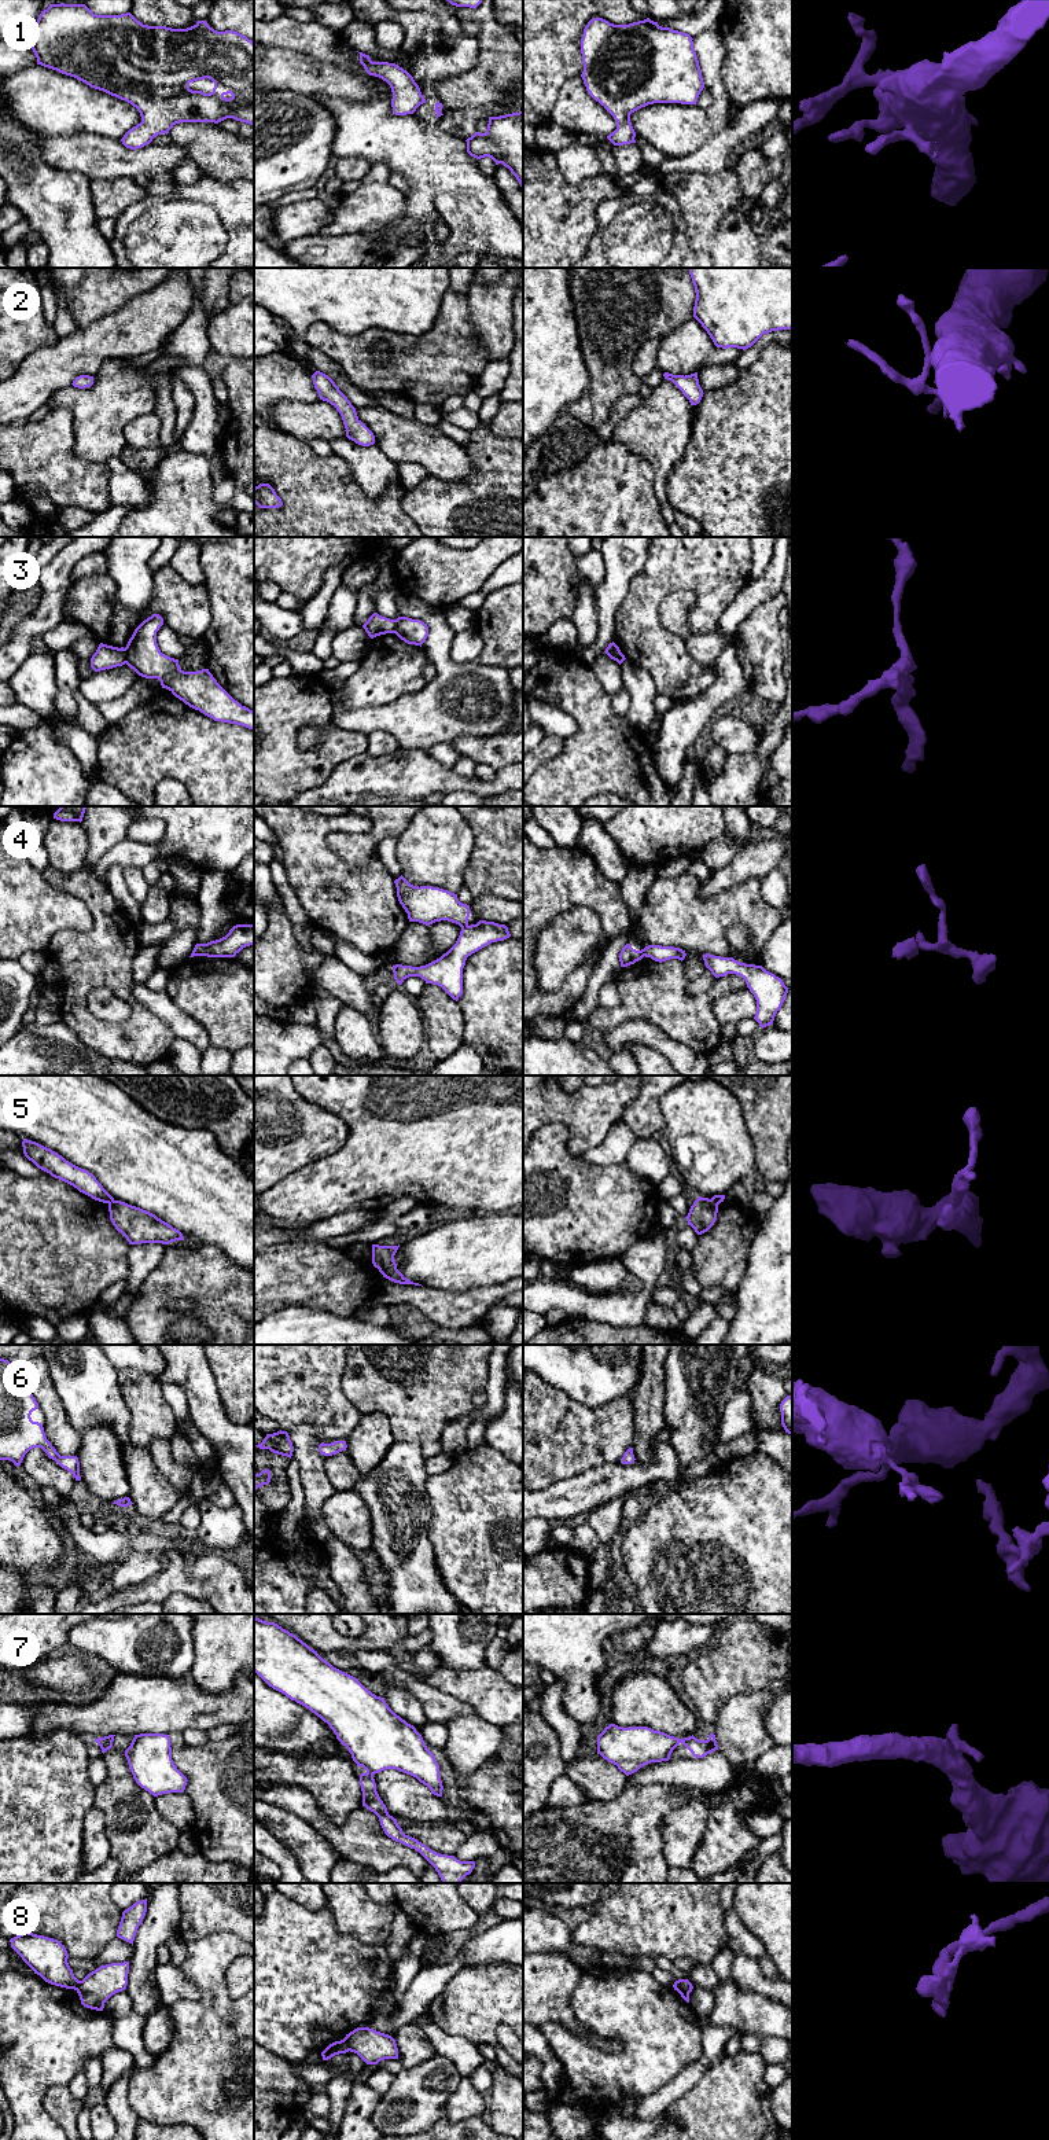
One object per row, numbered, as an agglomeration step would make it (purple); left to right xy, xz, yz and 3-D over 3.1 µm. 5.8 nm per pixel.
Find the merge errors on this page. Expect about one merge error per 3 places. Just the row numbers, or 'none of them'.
3, 4, 5, 7, 8

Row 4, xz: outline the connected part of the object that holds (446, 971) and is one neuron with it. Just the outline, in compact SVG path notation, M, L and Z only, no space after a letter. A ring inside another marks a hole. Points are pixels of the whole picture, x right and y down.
M479 920L476 924L464 926L456 944L439 959L420 967L393 966L394 979L401 985L409 977L420 977L426 983L441 986L457 1001L463 994L463 968L467 957L509 937L508 927L494 922Z

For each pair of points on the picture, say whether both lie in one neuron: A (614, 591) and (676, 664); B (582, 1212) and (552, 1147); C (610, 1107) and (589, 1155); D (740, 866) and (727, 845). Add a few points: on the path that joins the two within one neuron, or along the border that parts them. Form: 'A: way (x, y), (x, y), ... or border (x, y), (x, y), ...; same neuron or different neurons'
A: border (637, 572), (628, 595), (615, 614), (614, 632); different neurons
B: way (571, 1195), (570, 1179), (555, 1164); same neuron
C: border (614, 1124), (597, 1144), (589, 1147), (581, 1155); different neurons
D: border (746, 844), (724, 866), (714, 871); different neurons

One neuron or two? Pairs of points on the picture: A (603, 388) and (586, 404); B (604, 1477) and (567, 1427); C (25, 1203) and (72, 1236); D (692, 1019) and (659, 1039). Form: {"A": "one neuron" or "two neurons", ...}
{"A": "one neuron", "B": "two neurons", "C": "one neuron", "D": "two neurons"}

